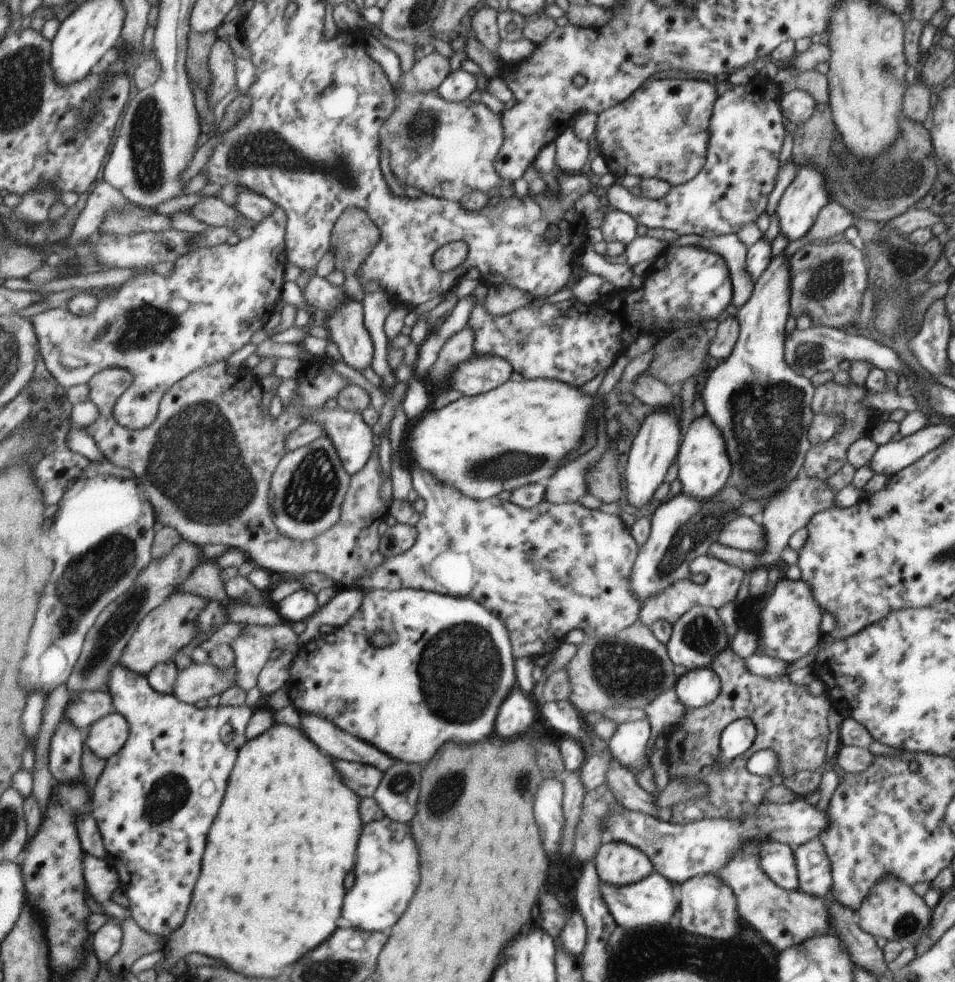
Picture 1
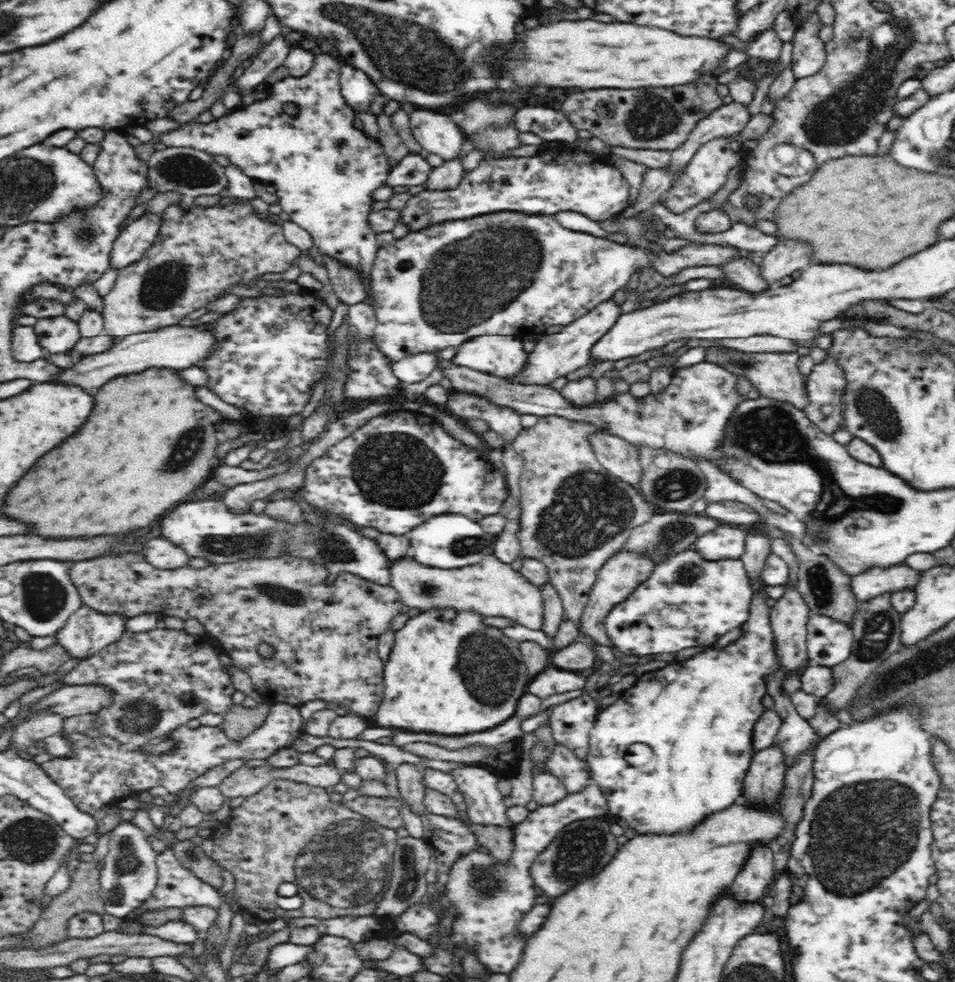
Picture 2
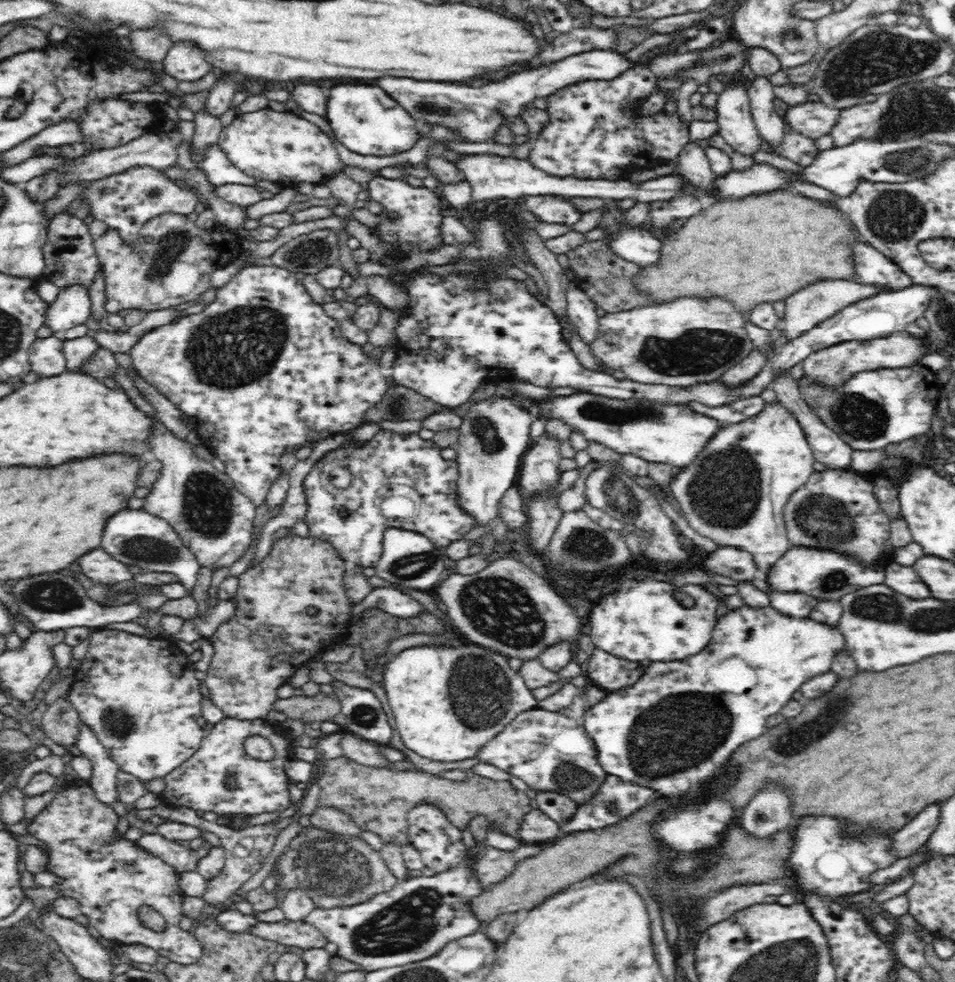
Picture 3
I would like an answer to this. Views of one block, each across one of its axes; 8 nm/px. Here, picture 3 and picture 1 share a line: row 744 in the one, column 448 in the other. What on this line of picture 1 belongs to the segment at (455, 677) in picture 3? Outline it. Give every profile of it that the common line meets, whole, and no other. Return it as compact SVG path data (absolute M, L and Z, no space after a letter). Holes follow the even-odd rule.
M543 378L534 380L523 379L520 382L509 380L502 384L502 386L488 392L476 396L463 396L463 398L456 400L456 402L445 406L442 410L430 406L419 420L414 420L407 426L402 443L404 462L407 466L409 466L408 464L412 464L412 466L418 465L426 469L443 483L453 486L456 490L464 493L464 496L478 500L491 499L492 497L497 497L500 492L514 492L517 488L532 484L532 482L545 483L552 475L555 475L555 472L560 467L560 462L568 458L572 452L576 452L584 444L586 428L588 428L588 422L590 422L590 416L593 414L594 409L593 396L588 396L582 389L563 383L562 381Z

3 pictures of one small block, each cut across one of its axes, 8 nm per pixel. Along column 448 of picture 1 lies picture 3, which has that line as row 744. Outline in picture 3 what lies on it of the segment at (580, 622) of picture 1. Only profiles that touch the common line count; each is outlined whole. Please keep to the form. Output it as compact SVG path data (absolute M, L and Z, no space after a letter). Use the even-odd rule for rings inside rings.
M594 684L574 696L570 706L552 712L534 708L518 713L516 718L491 738L476 757L480 762L497 766L516 778L521 778L536 793L556 791L568 796L577 805L592 799L606 780L606 772L599 766L595 742L584 726L584 714L590 706L606 698L606 690Z

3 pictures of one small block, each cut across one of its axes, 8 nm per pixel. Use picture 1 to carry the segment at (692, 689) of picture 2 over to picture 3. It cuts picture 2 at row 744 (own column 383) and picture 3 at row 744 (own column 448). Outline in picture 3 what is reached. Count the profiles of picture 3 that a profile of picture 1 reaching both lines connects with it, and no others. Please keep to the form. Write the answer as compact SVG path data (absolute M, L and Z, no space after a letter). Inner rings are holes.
M746 605L720 618L711 640L700 654L682 662L652 663L634 686L620 692L606 691L606 698L584 714L585 729L595 742L598 764L606 774L650 788L660 801L676 800L672 810L660 810L660 818L651 822L651 830L660 842L660 850L664 850L664 874L690 882L706 868L712 870L714 854L724 846L724 834L736 822L736 806L732 806L728 792L734 790L740 768L728 766L728 758L740 744L762 736L768 716L780 712L806 680L830 672L836 650L846 648L844 636L834 626L810 618L788 618L774 608Z

